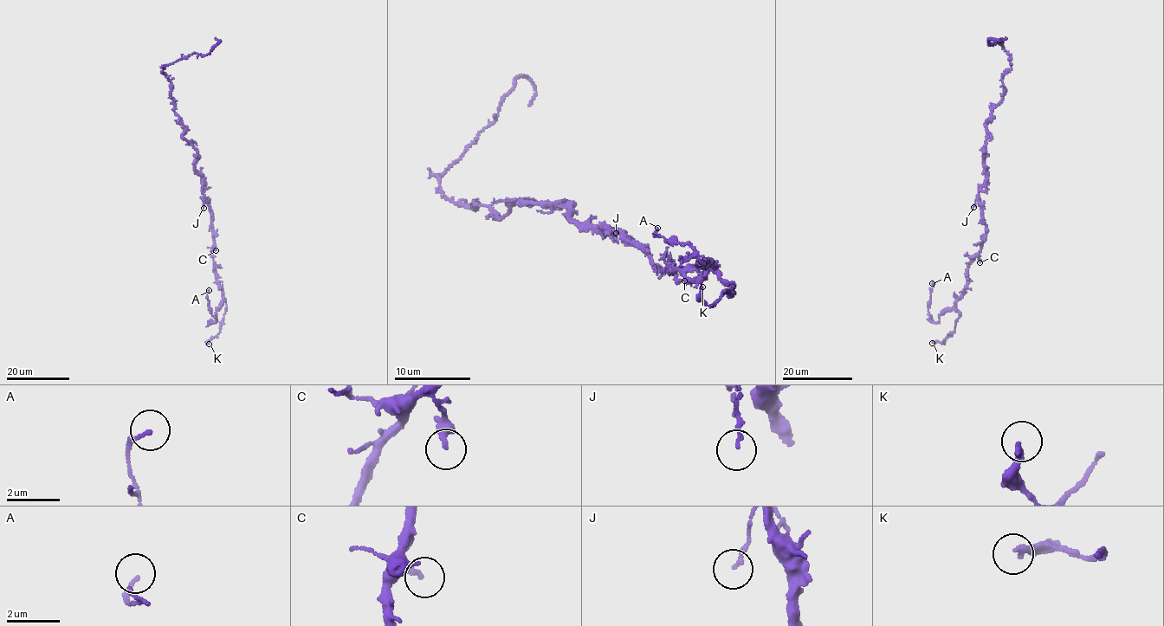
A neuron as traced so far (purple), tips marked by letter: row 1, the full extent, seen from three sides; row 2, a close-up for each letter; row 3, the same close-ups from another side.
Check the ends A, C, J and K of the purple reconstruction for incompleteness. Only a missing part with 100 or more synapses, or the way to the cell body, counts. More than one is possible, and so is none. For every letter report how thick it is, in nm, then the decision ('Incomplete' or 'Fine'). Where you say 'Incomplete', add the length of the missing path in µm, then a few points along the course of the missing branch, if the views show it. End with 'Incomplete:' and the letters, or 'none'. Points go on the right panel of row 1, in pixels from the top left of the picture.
A: Thickness 120 nm. Fine
C: Thickness 280 nm. Fine
J: Thickness 130 nm. Fine
K: Thickness 280 nm. Fine
Incomplete: none

